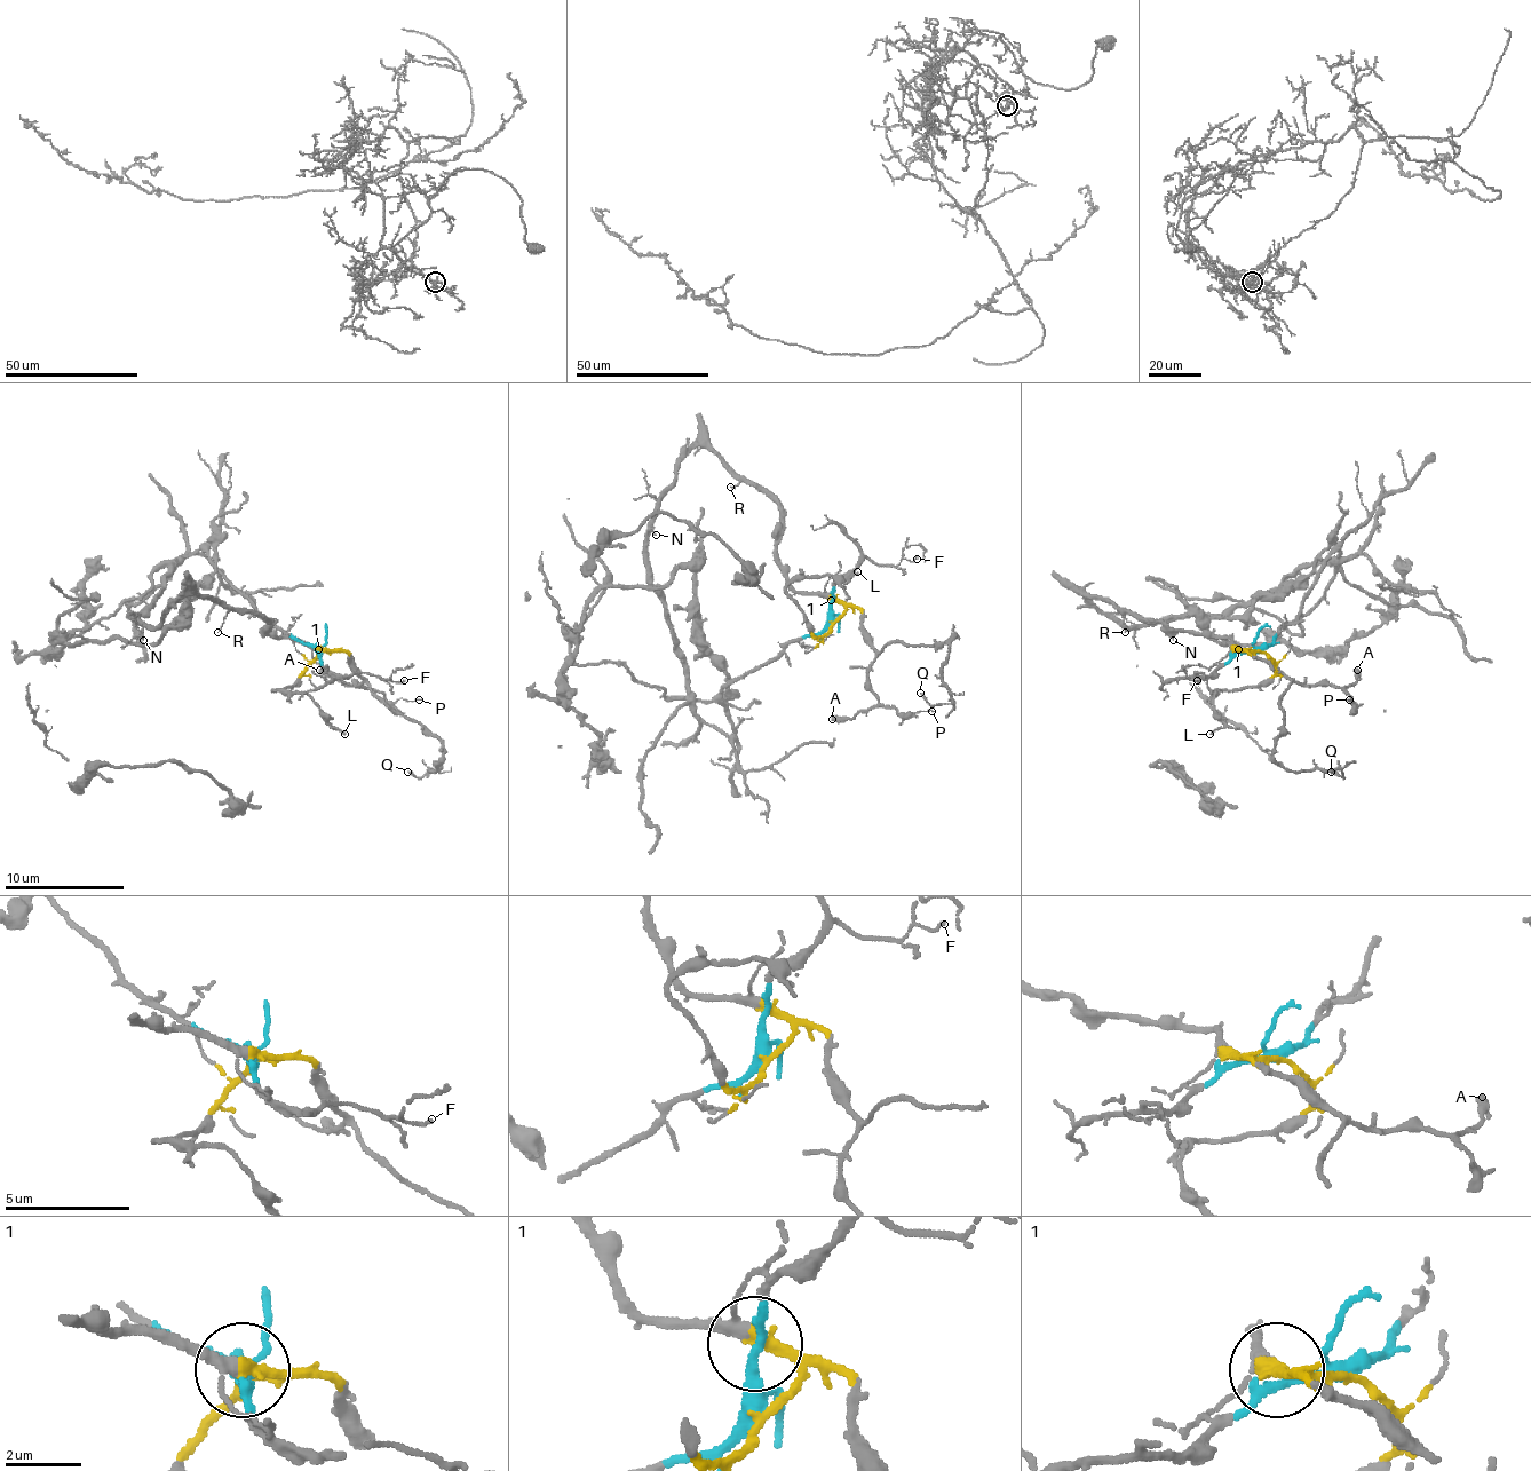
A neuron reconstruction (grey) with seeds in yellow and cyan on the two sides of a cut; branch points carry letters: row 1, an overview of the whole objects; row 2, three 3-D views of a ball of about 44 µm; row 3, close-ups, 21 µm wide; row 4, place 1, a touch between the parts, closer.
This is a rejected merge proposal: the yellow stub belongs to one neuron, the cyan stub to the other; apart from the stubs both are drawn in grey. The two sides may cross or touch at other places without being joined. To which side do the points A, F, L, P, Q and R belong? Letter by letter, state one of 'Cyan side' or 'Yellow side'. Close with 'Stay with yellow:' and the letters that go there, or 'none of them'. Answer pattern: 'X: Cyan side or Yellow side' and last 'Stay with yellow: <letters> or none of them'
A: Yellow side
F: Cyan side
L: Yellow side
P: Yellow side
Q: Yellow side
R: Yellow side
Stay with yellow: A, L, P, Q, R

